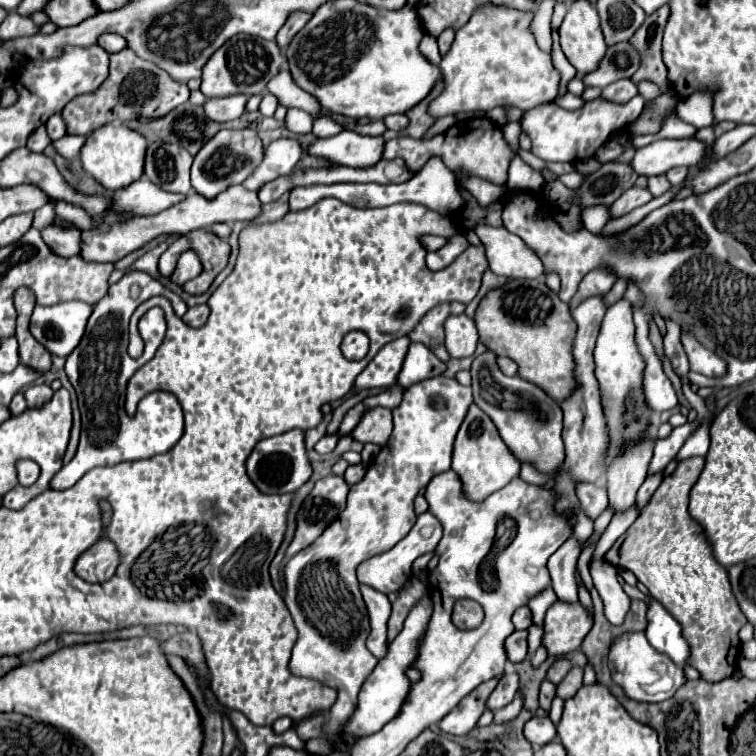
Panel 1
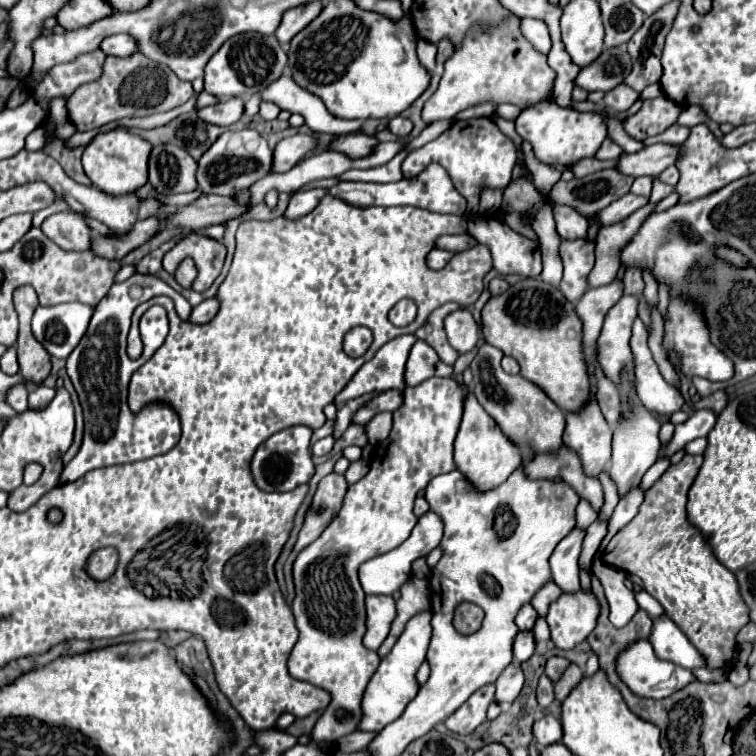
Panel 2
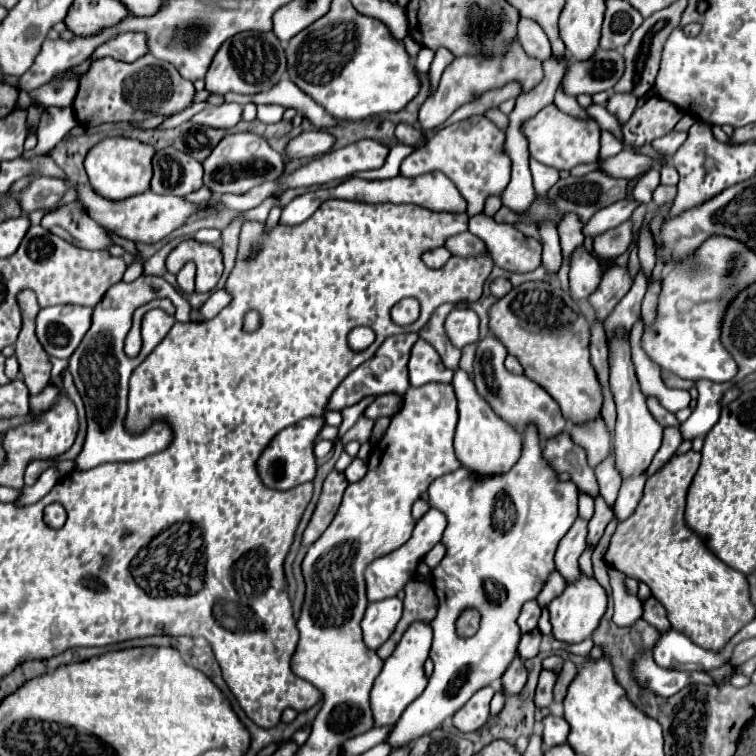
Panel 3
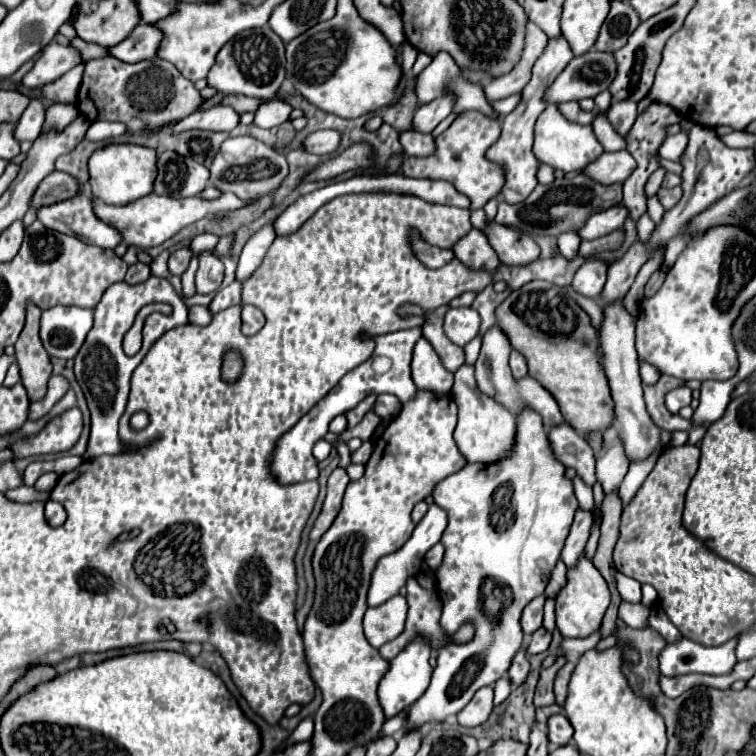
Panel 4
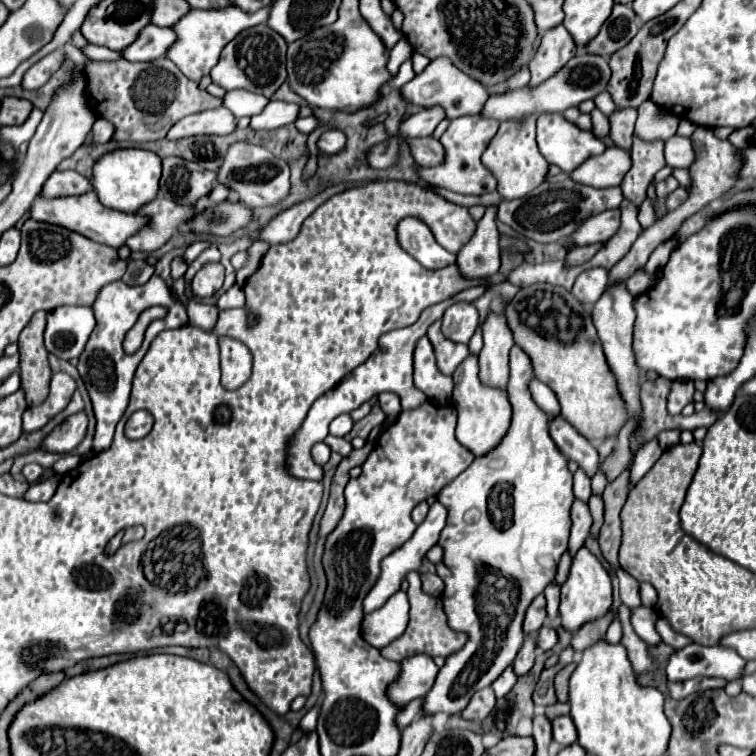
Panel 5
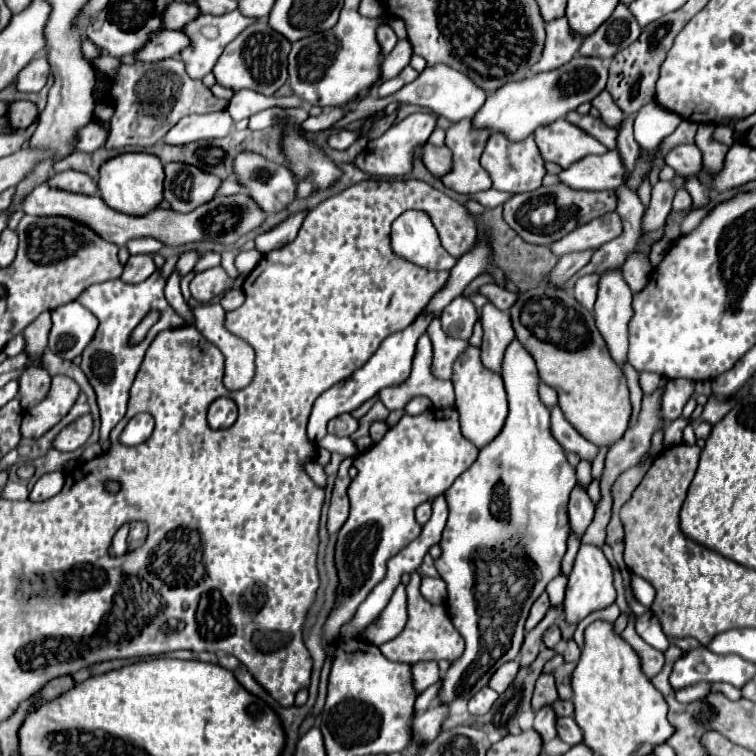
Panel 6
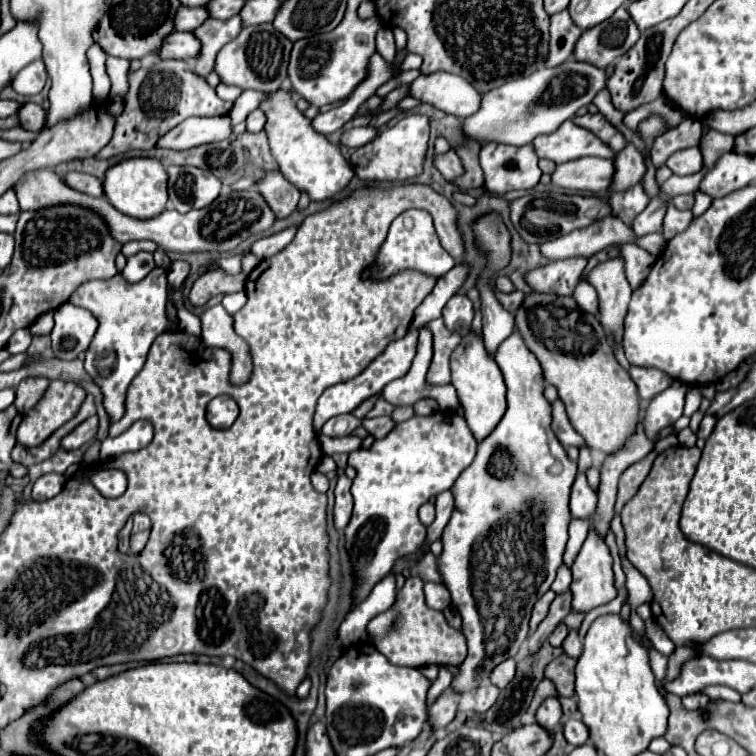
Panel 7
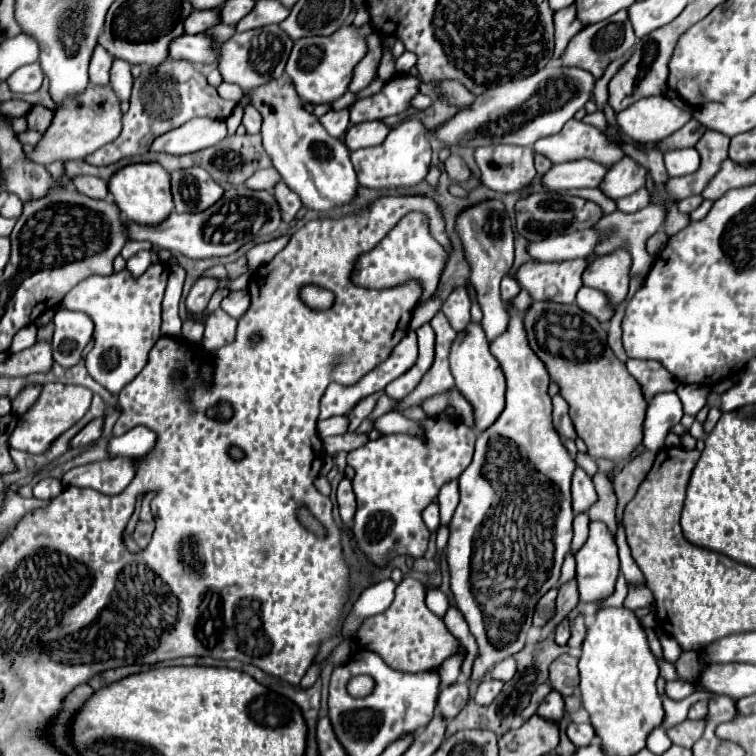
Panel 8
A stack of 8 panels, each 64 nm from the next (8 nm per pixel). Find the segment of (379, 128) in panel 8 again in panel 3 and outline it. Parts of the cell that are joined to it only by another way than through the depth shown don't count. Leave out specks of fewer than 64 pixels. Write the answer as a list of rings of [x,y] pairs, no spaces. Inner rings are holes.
[[[312,130],[312,132],[302,132],[296,138],[292,138],[286,148],[284,148],[284,164],[294,160],[294,158],[314,158],[330,152],[334,138],[328,132],[322,130]]]

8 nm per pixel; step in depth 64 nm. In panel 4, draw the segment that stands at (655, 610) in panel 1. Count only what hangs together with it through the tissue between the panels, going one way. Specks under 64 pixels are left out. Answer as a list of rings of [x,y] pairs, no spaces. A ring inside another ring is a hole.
[[[680,638],[676,642],[668,642],[664,650],[660,650],[658,654],[660,672],[664,676],[678,676],[692,672],[728,674],[736,664],[734,648],[736,648],[736,638],[714,648]]]

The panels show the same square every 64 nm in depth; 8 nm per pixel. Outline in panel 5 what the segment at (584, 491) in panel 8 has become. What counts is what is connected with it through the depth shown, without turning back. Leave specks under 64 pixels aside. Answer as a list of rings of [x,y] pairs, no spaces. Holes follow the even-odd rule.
[[[574,500],[574,506],[572,506],[572,530],[570,530],[570,542],[568,542],[568,554],[572,558],[584,546],[584,540],[590,534],[590,526],[592,526],[592,516],[590,516],[588,504],[584,504],[582,500]]]

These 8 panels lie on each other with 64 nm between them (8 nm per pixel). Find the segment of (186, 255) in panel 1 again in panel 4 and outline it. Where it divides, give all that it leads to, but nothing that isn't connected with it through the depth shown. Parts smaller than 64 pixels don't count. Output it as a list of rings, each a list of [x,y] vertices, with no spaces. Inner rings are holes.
[[[192,258],[190,260],[190,266],[186,268],[186,272],[180,276],[180,280],[182,280],[182,290],[184,290],[184,296],[186,298],[190,298],[196,290],[194,290],[194,274],[196,274],[196,270],[198,270],[198,260],[196,258]]]

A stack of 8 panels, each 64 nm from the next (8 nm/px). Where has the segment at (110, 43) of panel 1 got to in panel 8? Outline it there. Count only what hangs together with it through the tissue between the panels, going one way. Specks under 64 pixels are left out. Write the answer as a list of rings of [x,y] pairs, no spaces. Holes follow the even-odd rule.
[[[182,34],[168,46],[168,56],[188,60],[192,64],[218,64],[218,48],[212,38],[204,34]]]

